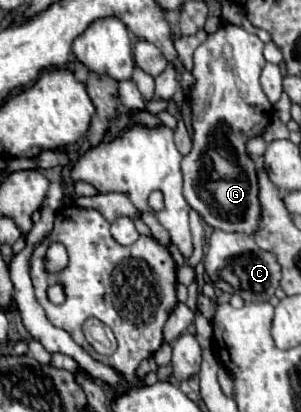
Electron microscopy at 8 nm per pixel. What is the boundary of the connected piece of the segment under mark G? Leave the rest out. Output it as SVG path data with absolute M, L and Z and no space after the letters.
M224 24L220 26L218 32L208 34L206 42L202 42L194 52L194 68L192 68L192 74L196 76L196 88L192 88L194 140L192 140L192 152L182 158L184 198L194 210L200 212L206 224L224 232L252 234L260 218L256 164L246 156L246 140L260 136L264 128L270 124L274 112L274 106L266 98L258 80L266 64L262 50L264 42L256 34L246 32L242 26L236 24Z

